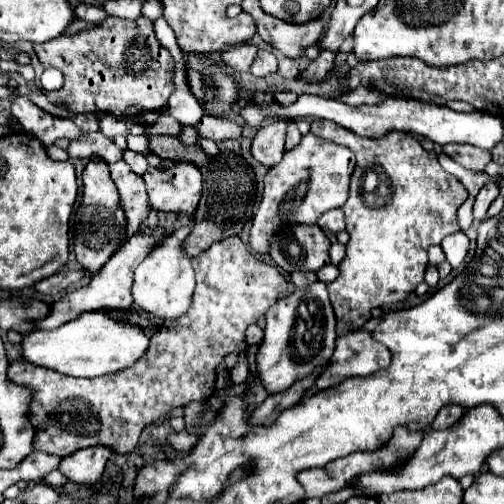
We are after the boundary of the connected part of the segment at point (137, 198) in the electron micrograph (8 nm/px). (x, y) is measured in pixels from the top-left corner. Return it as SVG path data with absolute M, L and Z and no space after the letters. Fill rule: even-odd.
M124 161L108 163L108 167L110 167L112 179L120 191L122 207L124 207L124 213L128 217L128 231L126 233L134 235L150 211L144 181Z

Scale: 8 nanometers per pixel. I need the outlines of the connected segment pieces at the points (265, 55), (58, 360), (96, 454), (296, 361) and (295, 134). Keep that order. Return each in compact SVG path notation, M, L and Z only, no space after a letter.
M260 49L254 63L252 63L252 67L250 67L250 71L256 77L266 77L270 73L276 73L276 57L274 57L274 53L268 51L268 49Z
M98 311L82 313L78 319L58 329L32 331L22 337L24 361L70 377L100 377L100 375L116 373L136 363L146 349L148 349L148 337L140 327L112 321L108 319L108 315Z
M86 447L62 459L60 471L74 483L96 485L102 477L102 471L112 455L108 447Z
M314 281L308 289L296 289L292 295L278 299L266 313L264 341L258 349L258 375L270 393L288 389L296 379L306 377L314 367L330 361L336 341L336 319L328 299L326 283Z
M288 121L288 131L286 131L286 149L292 149L300 141L300 131L294 121Z

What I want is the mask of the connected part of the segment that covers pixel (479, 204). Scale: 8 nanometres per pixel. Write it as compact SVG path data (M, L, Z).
M488 181L480 189L480 193L476 195L476 201L474 201L474 219L476 221L482 221L486 217L486 209L496 199L496 195L498 195L498 183L496 181Z

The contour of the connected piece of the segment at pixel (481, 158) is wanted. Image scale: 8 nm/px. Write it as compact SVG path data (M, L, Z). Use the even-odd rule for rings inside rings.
M448 145L448 147L442 147L444 153L454 159L458 165L466 167L466 169L472 169L472 171L484 171L484 167L490 163L490 153L488 151L482 151L482 149L476 149L476 147L470 147L470 145Z

